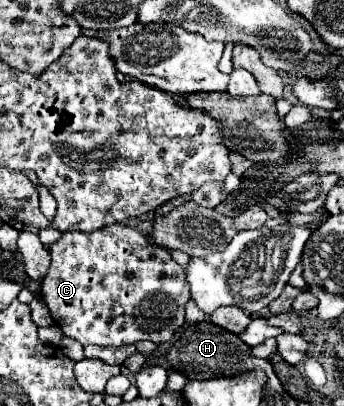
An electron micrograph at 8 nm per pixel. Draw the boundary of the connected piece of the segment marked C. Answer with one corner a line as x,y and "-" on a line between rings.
124,224
104,226
94,232
64,232
50,244
50,270
40,282
40,296
62,332
82,346
124,346
140,340
166,342
184,324
184,306
190,300
186,272
174,262
170,252
156,246
148,236

